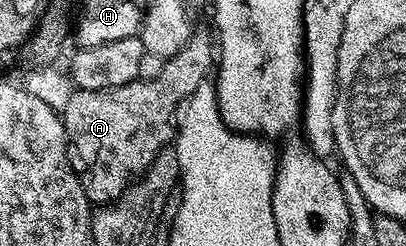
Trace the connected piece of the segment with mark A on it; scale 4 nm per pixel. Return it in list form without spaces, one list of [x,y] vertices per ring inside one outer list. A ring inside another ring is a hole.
[[[191,32],[186,45],[181,47],[177,54],[169,58],[163,64],[160,75],[156,79],[136,80],[132,83],[124,83],[124,87],[112,87],[104,91],[88,91],[75,88],[74,94],[68,99],[68,107],[60,110],[60,116],[66,128],[67,142],[72,146],[73,152],[82,157],[94,169],[84,173],[82,186],[86,192],[91,206],[101,207],[117,201],[119,195],[127,189],[132,182],[141,177],[150,164],[158,157],[158,152],[167,148],[176,136],[174,112],[177,105],[200,83],[207,80],[209,71],[216,61],[216,41],[213,36],[206,33]]]

